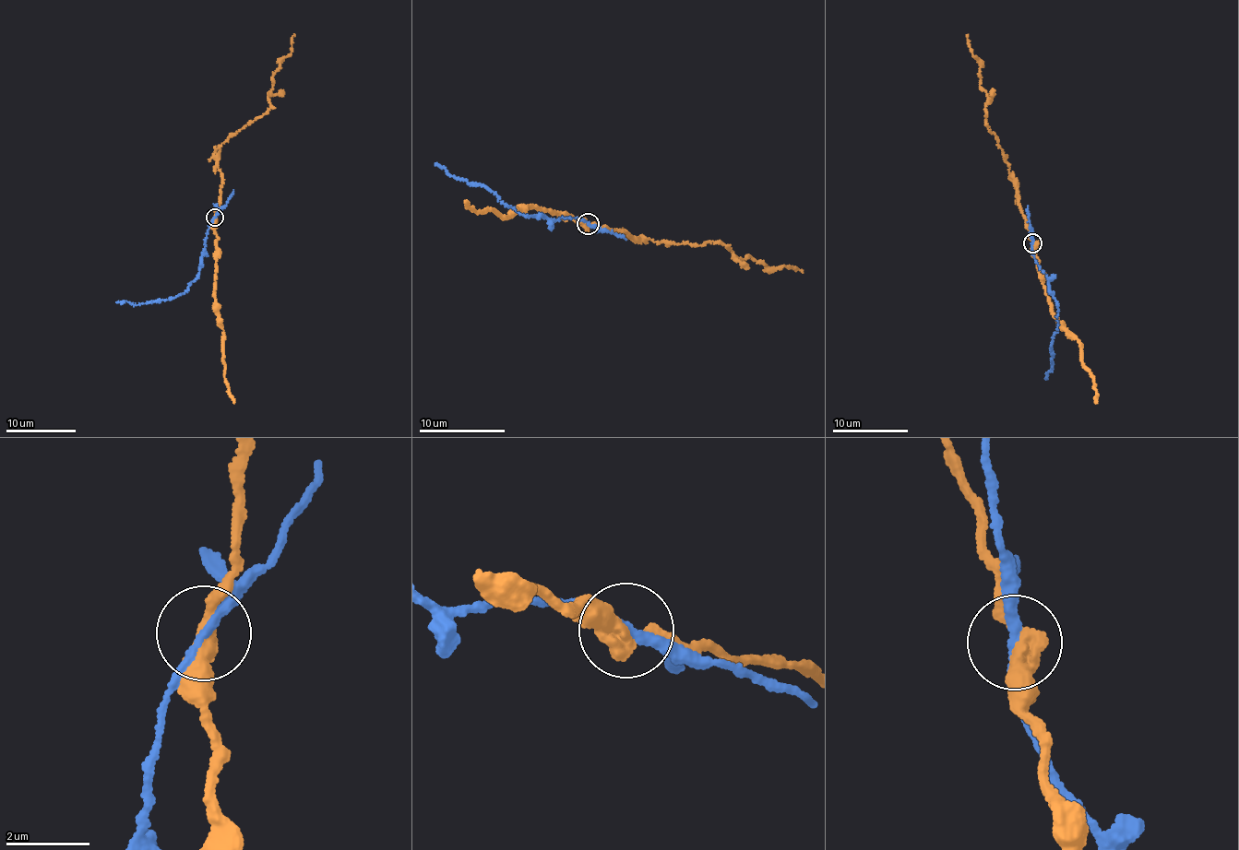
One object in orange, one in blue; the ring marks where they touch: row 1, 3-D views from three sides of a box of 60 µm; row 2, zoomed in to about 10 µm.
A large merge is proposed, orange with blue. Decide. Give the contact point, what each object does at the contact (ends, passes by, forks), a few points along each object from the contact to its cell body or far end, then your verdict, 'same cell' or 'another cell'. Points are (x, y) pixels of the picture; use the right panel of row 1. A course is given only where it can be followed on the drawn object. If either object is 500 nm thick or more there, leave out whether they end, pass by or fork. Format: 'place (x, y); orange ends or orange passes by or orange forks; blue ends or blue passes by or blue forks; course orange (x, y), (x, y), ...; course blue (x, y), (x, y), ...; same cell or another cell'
place (1032, 243); orange passes by; blue passes by; course orange (1033, 243), (1019, 208), (1018, 180), (1009, 174), (998, 141), (984, 122), (987, 97), (968, 34); course blue (1033, 243), (1035, 262), (1045, 275), (1047, 291), (1055, 301), (1057, 324), (1051, 348), (1054, 364), (1045, 379); another cell

